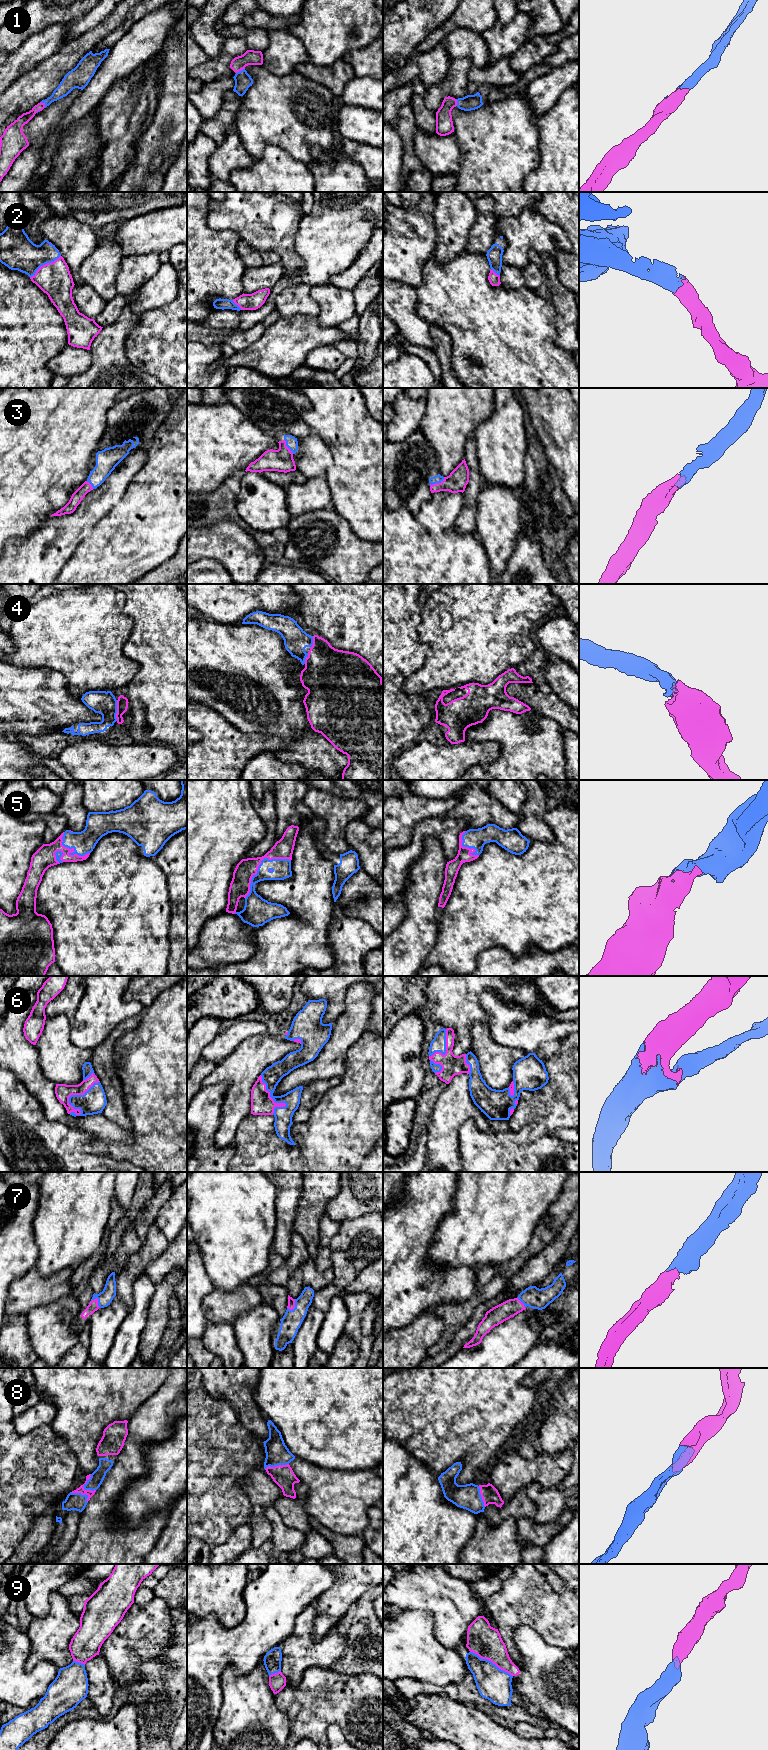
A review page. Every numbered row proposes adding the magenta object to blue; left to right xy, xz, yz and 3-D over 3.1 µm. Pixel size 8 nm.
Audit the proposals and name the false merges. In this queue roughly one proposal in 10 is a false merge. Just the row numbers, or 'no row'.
no row

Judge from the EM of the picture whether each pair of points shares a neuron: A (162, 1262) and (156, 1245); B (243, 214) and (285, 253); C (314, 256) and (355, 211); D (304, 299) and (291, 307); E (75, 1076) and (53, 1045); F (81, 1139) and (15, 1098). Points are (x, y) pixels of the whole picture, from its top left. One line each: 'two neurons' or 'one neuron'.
A: two neurons
B: one neuron
C: one neuron
D: one neuron
E: one neuron
F: one neuron

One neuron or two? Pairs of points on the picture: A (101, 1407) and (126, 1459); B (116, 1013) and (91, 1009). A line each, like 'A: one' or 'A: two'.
A: two
B: one

